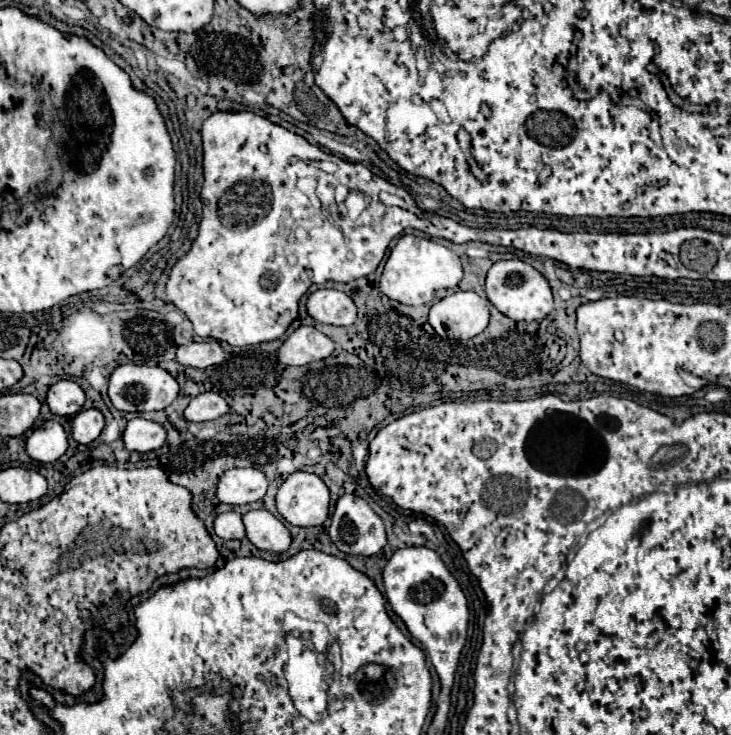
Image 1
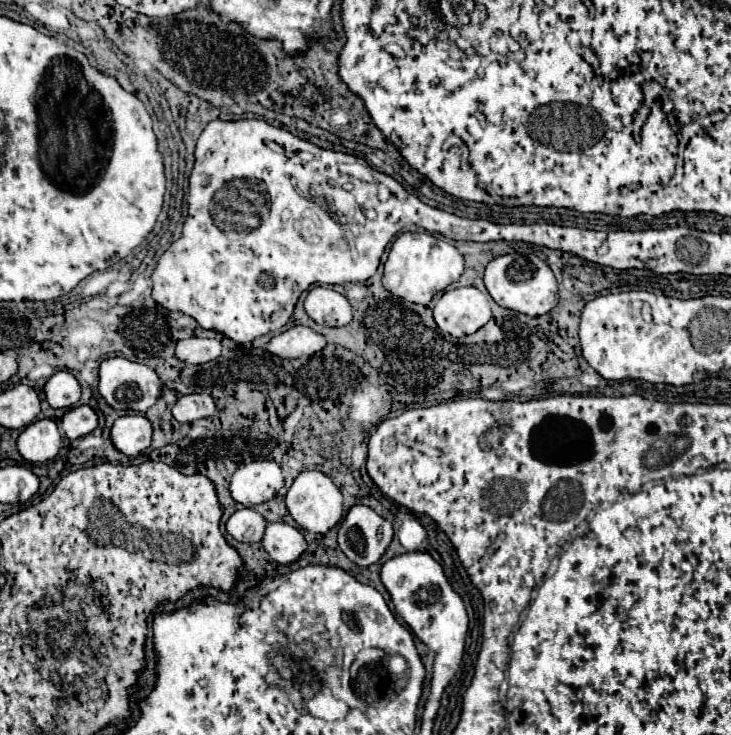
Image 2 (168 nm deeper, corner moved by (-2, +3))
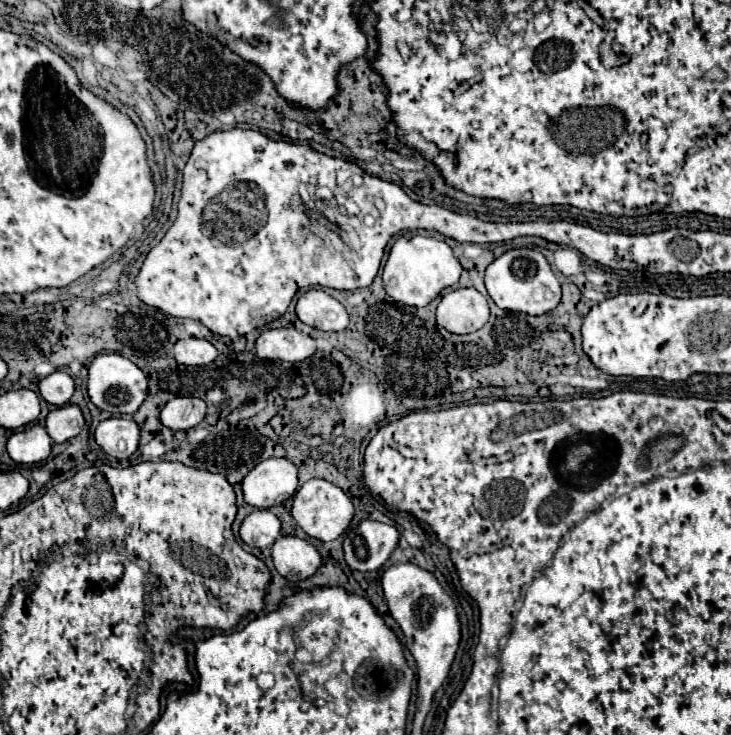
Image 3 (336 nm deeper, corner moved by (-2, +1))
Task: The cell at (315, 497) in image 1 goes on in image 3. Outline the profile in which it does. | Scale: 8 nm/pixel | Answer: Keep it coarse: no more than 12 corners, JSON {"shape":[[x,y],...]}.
{"shape":[[311,478],[291,514],[311,538],[331,542],[351,524],[341,488]]}

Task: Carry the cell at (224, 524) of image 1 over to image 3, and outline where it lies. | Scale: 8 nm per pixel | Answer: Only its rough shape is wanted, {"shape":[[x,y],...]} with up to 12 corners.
{"shape":[[269,510],[245,516],[239,536],[251,548],[267,548],[281,534]]}

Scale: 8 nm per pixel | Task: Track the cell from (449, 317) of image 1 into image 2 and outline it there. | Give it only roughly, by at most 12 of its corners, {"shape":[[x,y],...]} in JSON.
{"shape":[[475,286],[447,290],[435,304],[439,330],[473,334],[489,318]]}

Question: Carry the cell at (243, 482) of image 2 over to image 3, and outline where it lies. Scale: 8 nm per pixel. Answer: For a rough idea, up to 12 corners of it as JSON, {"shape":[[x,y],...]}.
{"shape":[[287,458],[263,460],[243,478],[253,508],[279,506],[297,490]]}

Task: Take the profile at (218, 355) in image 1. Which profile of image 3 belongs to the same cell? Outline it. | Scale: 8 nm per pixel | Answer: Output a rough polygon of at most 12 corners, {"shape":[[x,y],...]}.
{"shape":[[199,338],[177,340],[179,364],[205,366],[217,358],[217,348]]}

